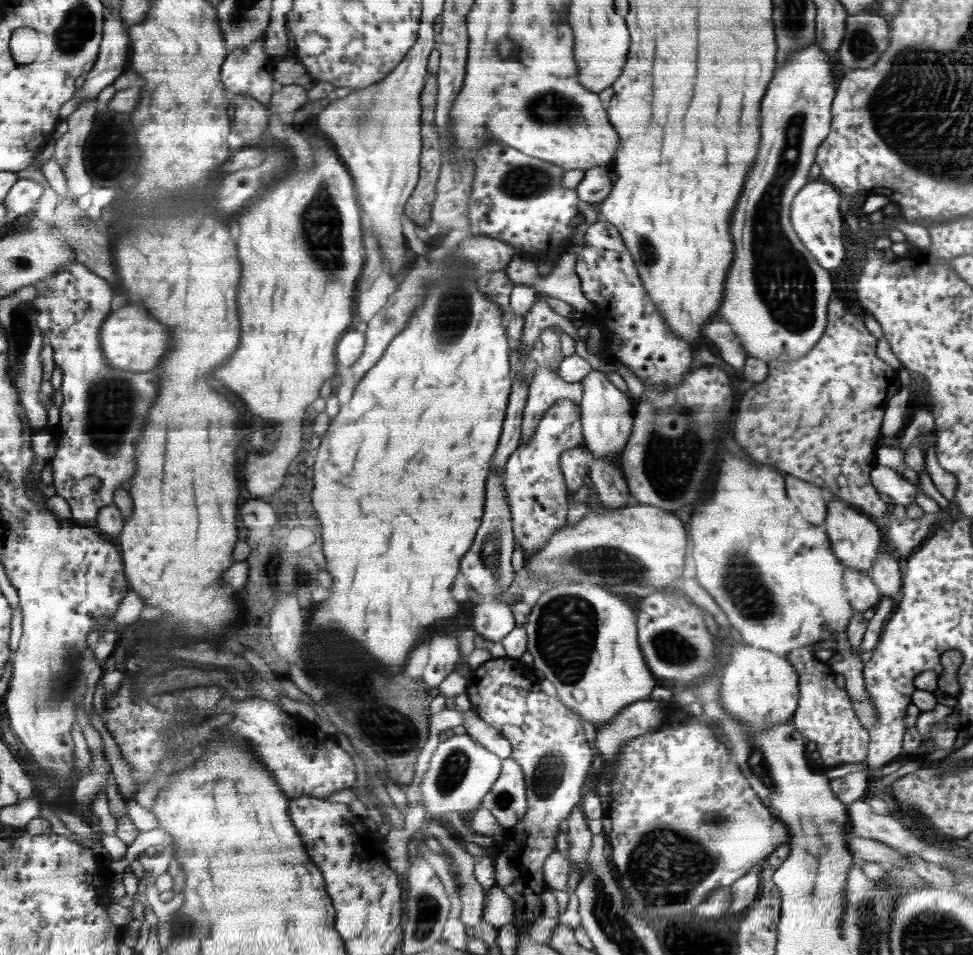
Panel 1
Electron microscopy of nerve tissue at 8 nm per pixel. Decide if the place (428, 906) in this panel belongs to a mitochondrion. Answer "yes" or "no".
yes

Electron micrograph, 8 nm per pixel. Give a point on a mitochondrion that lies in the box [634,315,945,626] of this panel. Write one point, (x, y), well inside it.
(675, 465)

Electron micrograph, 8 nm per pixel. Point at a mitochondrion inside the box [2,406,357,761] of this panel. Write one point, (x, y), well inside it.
(66, 676)

